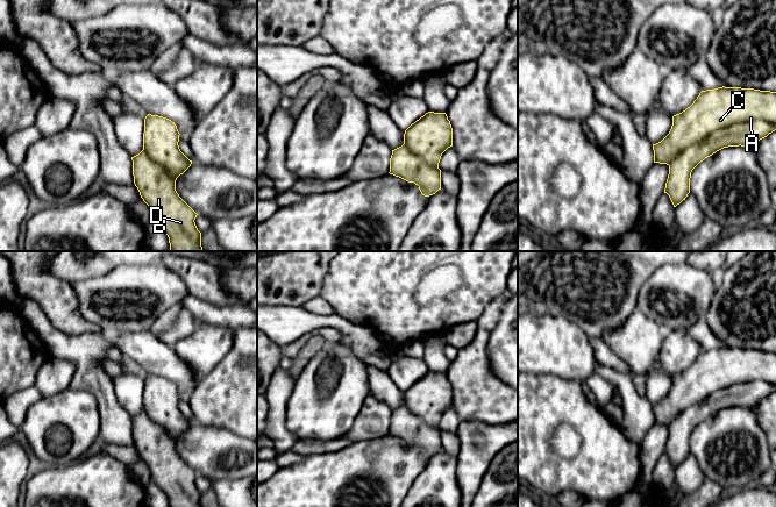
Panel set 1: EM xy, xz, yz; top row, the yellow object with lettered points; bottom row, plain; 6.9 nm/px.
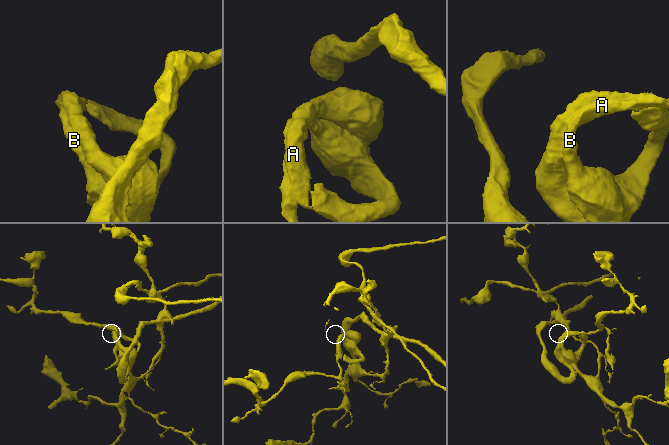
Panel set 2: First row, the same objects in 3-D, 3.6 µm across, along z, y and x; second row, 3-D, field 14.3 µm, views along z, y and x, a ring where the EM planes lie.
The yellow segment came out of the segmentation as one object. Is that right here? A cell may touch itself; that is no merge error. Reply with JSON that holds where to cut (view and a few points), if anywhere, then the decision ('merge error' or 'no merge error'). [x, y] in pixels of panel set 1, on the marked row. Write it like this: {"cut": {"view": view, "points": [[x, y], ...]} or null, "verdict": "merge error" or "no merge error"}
{"cut": null, "verdict": "no merge error"}

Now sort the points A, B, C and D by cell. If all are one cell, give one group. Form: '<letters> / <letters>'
A B C D

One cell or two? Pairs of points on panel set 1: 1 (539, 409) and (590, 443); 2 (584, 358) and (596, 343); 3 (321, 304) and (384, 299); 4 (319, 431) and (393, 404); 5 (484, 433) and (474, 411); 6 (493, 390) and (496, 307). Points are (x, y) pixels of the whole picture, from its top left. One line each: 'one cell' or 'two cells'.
1: one cell
2: two cells
3: two cells
4: two cells
5: two cells
6: one cell

